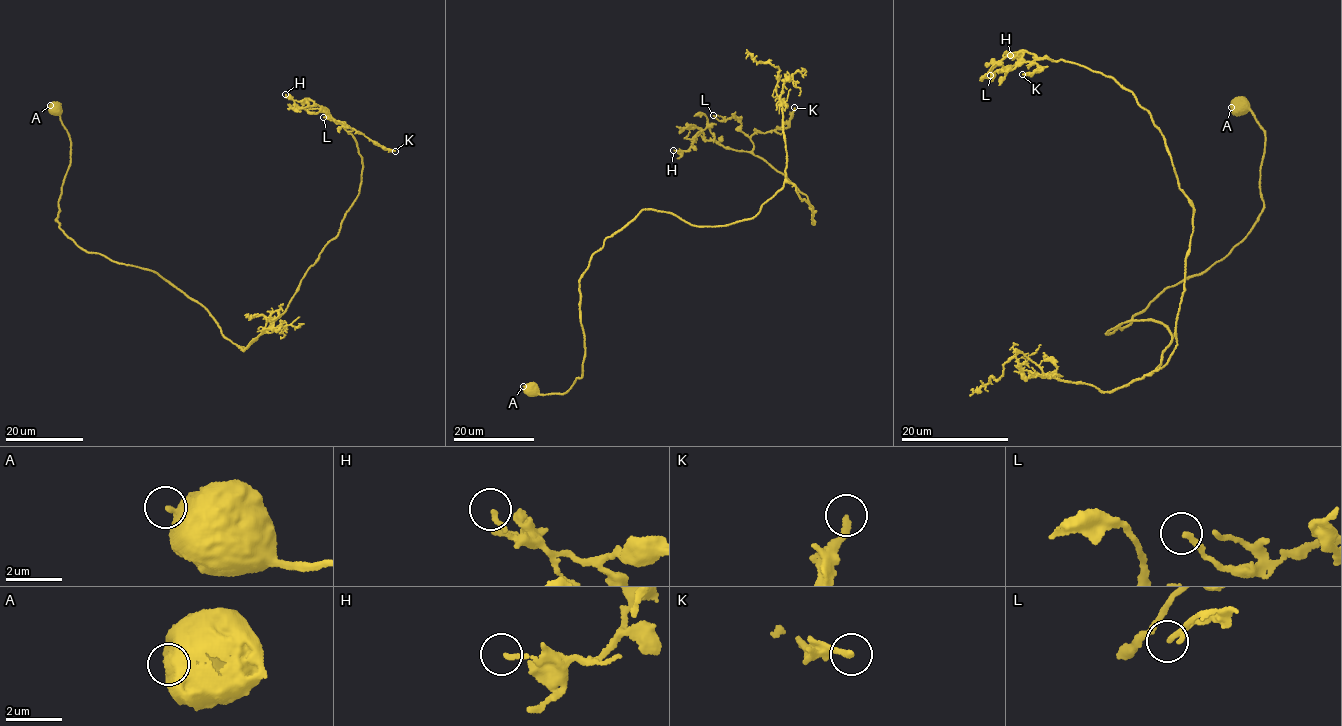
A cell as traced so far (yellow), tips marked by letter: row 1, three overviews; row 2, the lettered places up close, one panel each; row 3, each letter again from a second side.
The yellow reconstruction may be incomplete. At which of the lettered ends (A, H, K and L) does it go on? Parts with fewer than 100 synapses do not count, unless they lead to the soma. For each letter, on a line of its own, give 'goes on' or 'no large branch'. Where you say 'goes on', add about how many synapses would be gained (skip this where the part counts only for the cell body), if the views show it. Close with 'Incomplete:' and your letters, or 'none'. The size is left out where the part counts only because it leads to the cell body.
A: no large branch
H: no large branch
K: no large branch
L: no large branch
Incomplete: none

